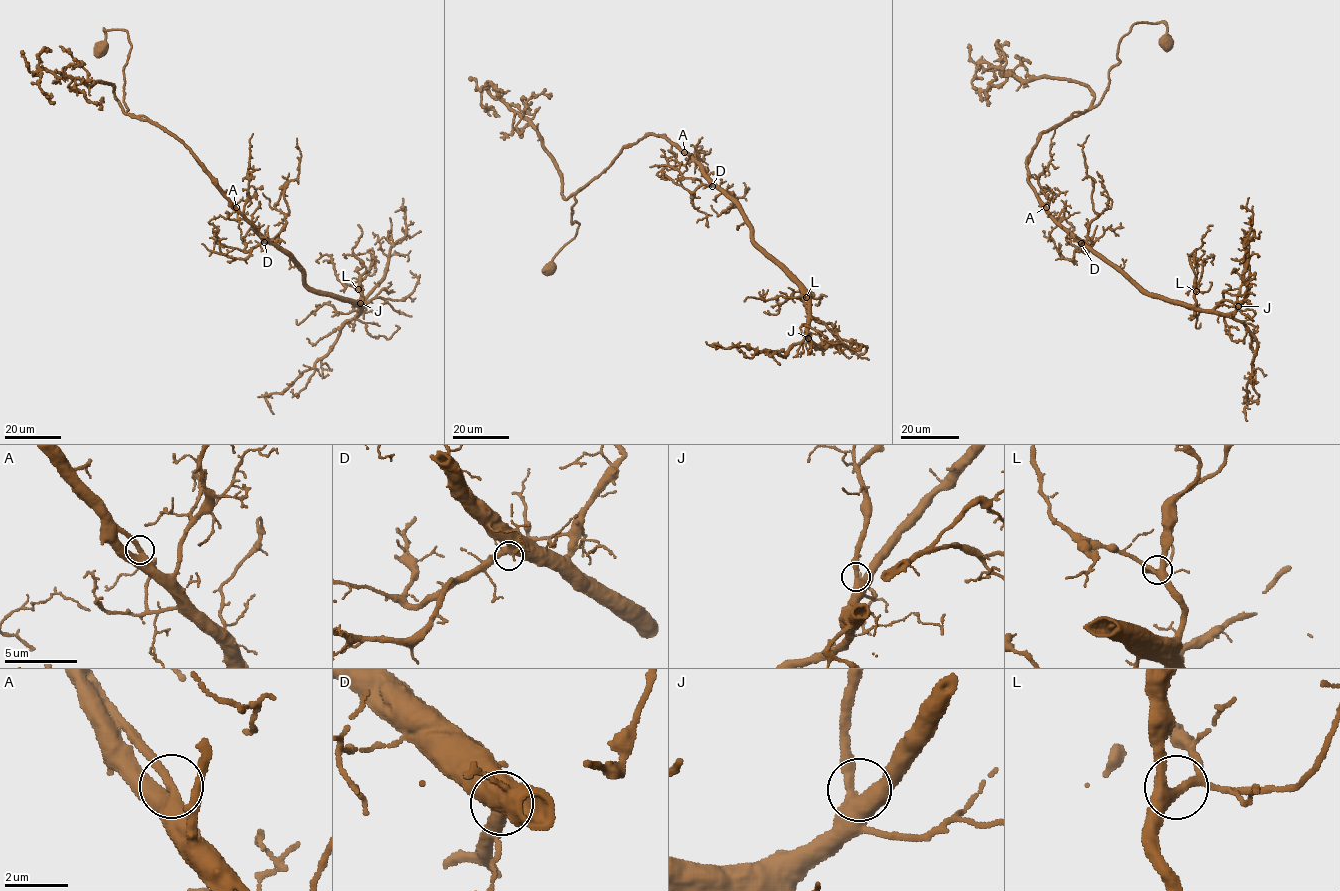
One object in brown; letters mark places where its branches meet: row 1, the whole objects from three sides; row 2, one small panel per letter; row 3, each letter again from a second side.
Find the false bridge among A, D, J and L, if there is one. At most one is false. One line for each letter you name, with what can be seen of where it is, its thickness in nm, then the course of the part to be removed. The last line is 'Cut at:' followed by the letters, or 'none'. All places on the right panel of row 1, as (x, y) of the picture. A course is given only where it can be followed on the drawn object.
Cut at: none

